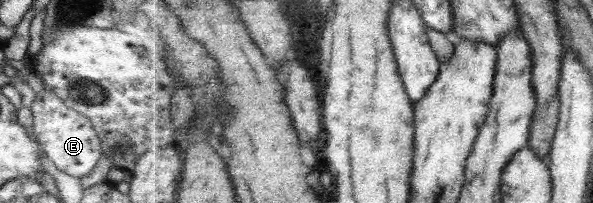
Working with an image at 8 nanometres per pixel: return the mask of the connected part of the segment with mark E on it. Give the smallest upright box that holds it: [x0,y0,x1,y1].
[28,89,102,177]

